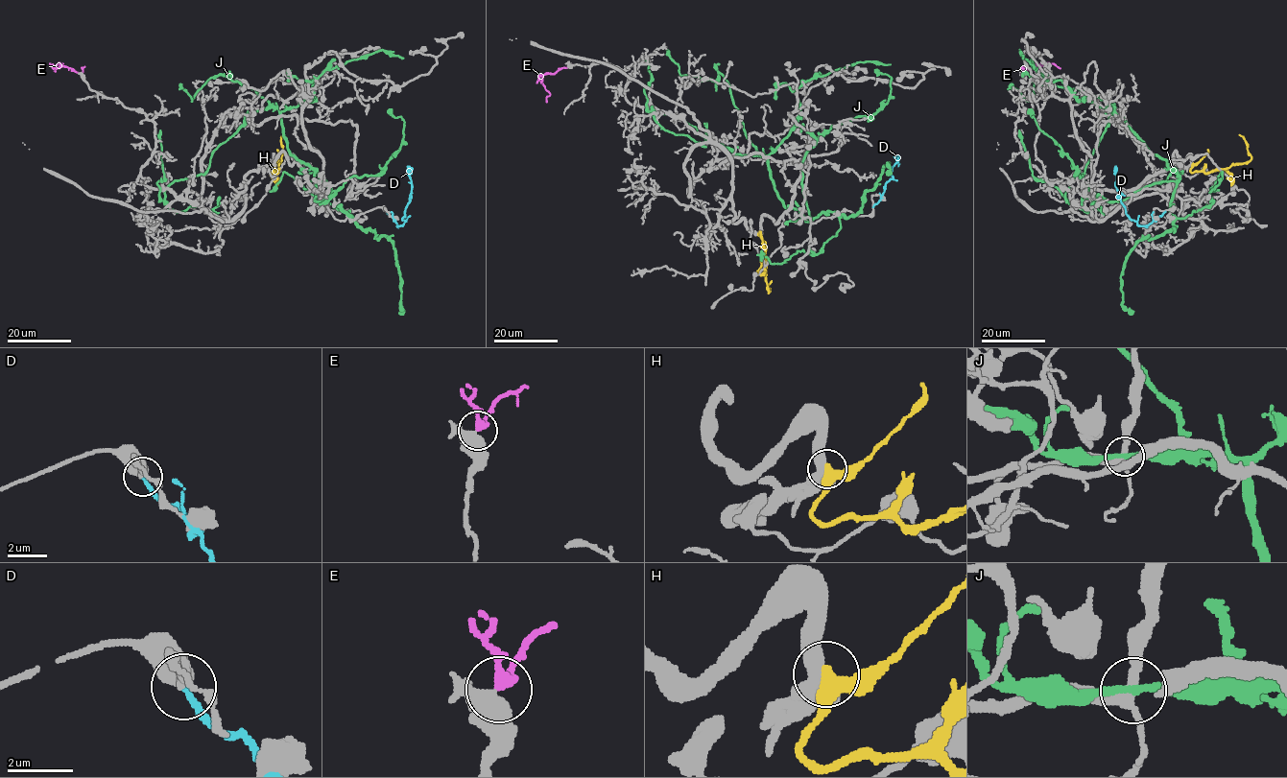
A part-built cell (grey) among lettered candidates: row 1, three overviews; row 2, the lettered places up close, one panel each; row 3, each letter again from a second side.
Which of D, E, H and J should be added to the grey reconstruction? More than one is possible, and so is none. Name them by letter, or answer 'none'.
E

